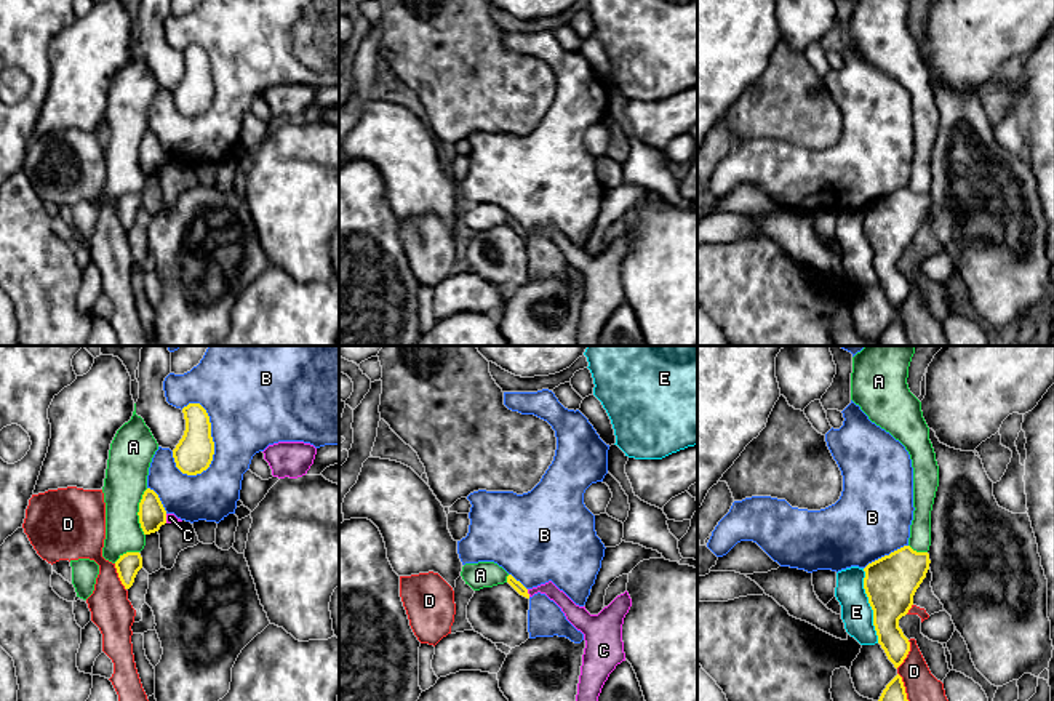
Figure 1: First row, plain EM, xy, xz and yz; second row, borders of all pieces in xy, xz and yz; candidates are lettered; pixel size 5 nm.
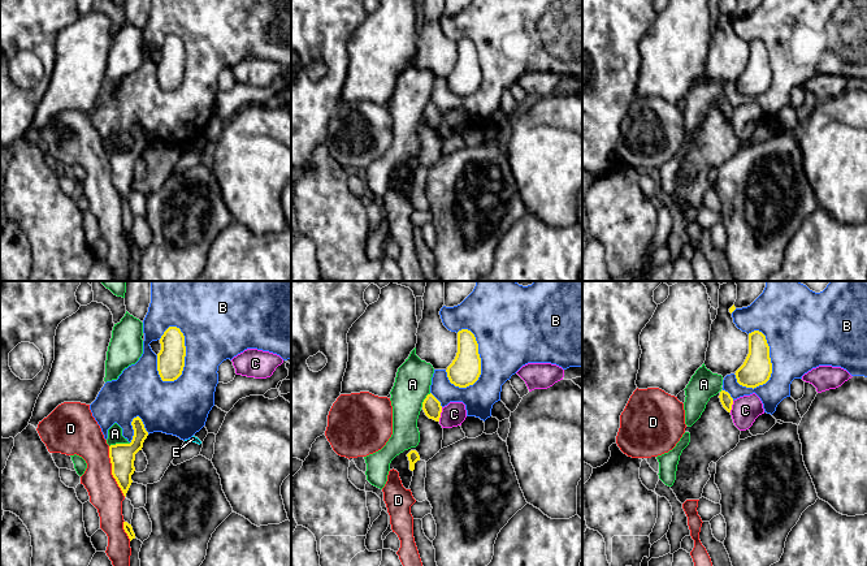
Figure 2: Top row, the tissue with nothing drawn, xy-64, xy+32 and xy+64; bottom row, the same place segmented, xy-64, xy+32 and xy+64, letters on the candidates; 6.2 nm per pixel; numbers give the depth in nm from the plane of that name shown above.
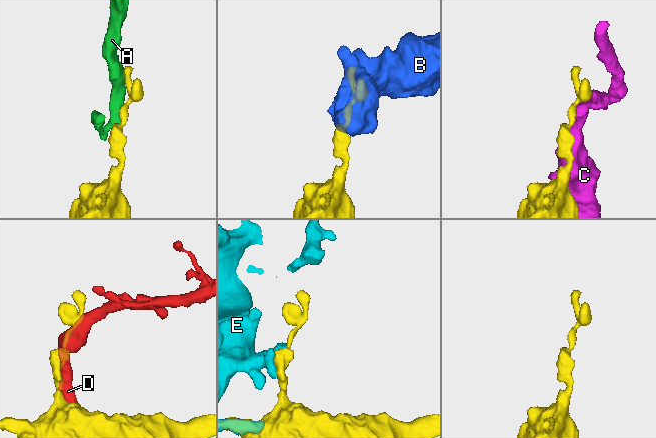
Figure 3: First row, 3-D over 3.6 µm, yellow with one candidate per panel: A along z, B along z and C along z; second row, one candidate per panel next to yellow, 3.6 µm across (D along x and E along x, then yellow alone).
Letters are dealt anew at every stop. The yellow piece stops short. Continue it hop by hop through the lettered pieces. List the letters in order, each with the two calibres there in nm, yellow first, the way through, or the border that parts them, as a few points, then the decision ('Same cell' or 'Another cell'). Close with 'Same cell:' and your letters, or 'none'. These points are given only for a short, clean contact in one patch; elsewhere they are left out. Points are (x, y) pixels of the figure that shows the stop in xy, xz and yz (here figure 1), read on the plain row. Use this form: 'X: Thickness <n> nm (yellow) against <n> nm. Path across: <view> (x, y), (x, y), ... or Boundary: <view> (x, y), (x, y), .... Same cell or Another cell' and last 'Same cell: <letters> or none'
A: Thickness 140 nm (yellow) against 220 nm. Boundary: xy (147, 130), (138, 154), (138, 164), (144, 176). Another cell
B: Thickness 190 nm (yellow) against 440 nm. Another cell
C: Thickness 50 nm (yellow) against 80 nm. Another cell
D: Thickness 160 nm (yellow) against 190 nm. Another cell
E: Thickness 260 nm (yellow) against 160 nm. Another cell
Same cell: none

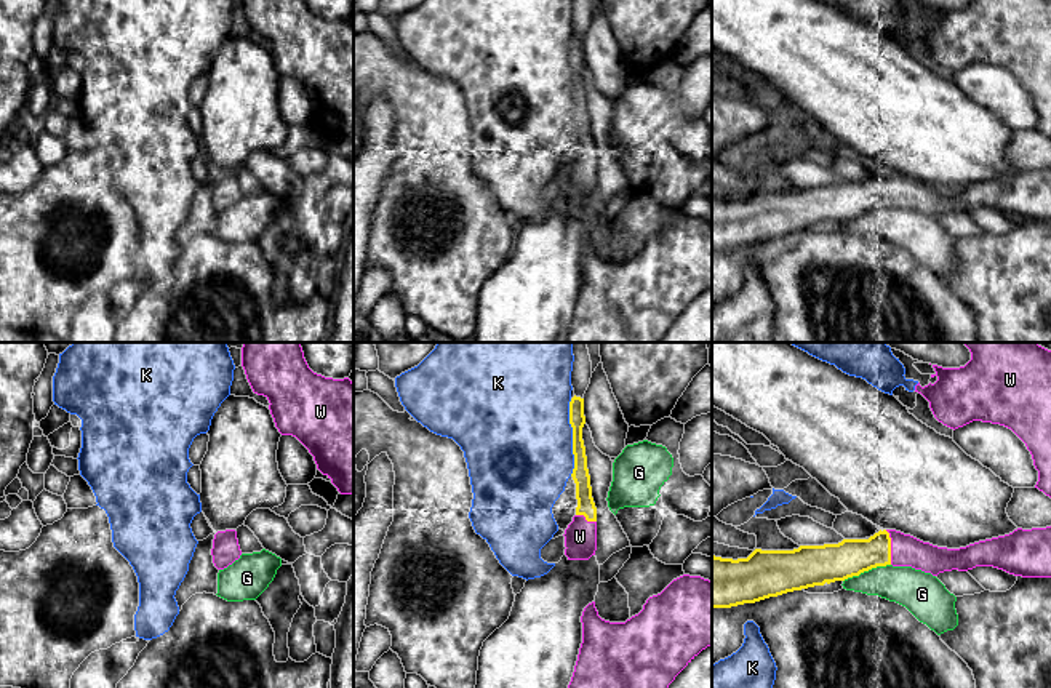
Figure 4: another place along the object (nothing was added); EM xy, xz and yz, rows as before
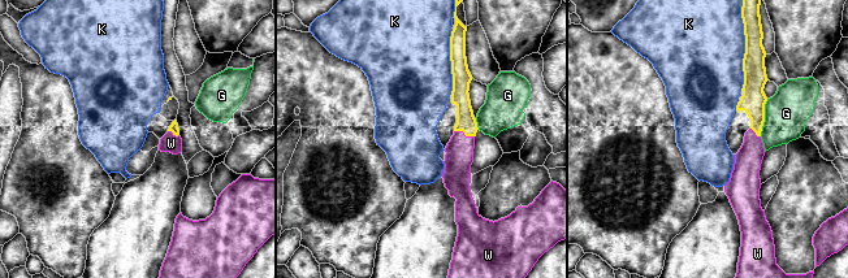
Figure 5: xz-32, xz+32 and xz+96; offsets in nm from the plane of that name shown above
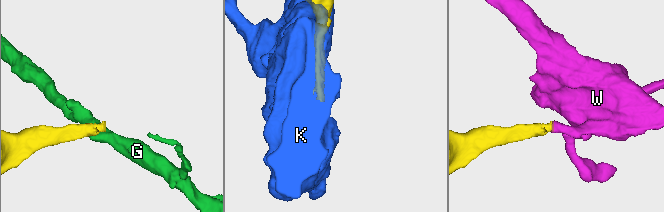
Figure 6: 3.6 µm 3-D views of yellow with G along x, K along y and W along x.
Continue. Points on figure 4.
G: Thickness 200 nm (yellow) against 200 nm. Another cell
K: Thickness 90 nm (yellow) against 500 nm. Another cell
W: Thickness 190 nm (yellow) against 160 nm. Same cell
Same cell: W

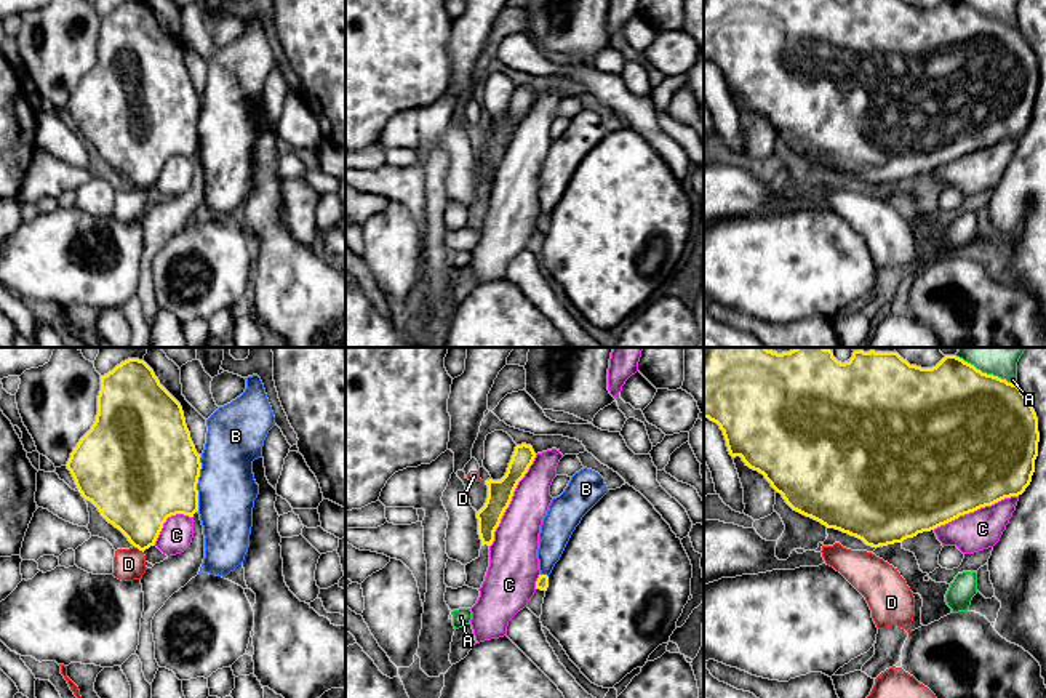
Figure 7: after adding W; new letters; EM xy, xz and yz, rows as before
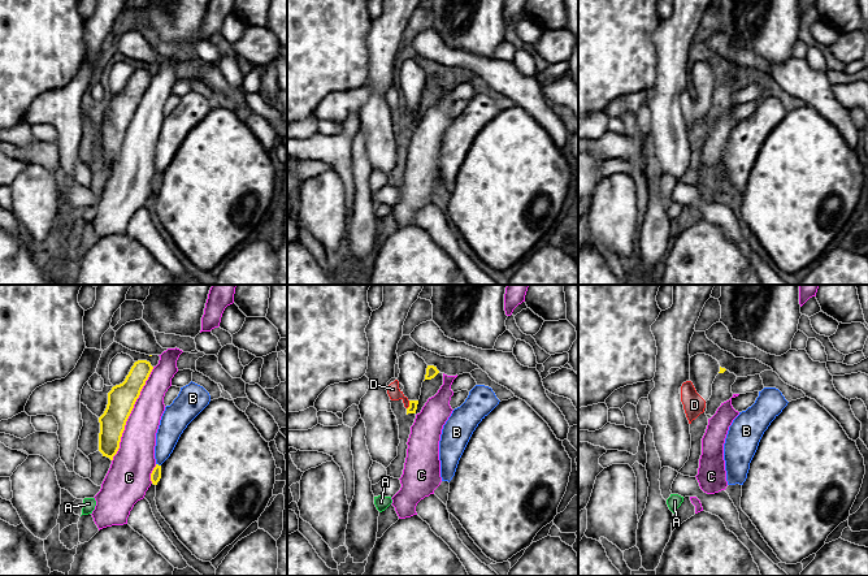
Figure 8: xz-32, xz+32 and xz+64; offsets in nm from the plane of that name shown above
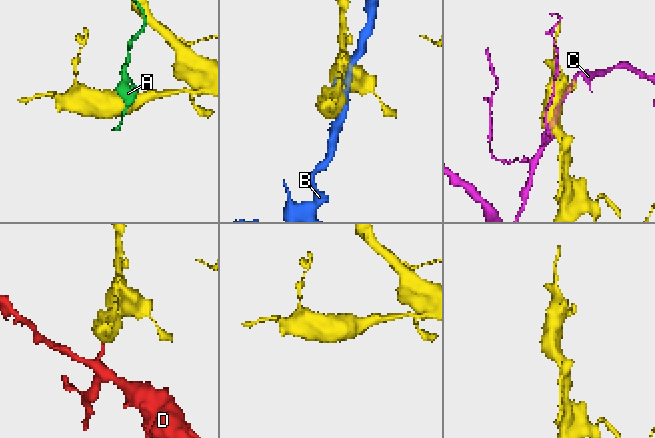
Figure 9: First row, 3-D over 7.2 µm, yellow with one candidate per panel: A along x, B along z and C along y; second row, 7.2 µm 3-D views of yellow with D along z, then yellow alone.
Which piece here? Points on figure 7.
A: Thickness 500 nm (yellow) against 110 nm. Another cell
B: Thickness 500 nm (yellow) against 280 nm. Another cell
C: Thickness 130 nm (yellow) against 220 nm. Another cell
D: Thickness 360 nm (yellow) against 160 nm. Boundary: xy (133, 186), (143, 194). Another cell
Same cell: none

